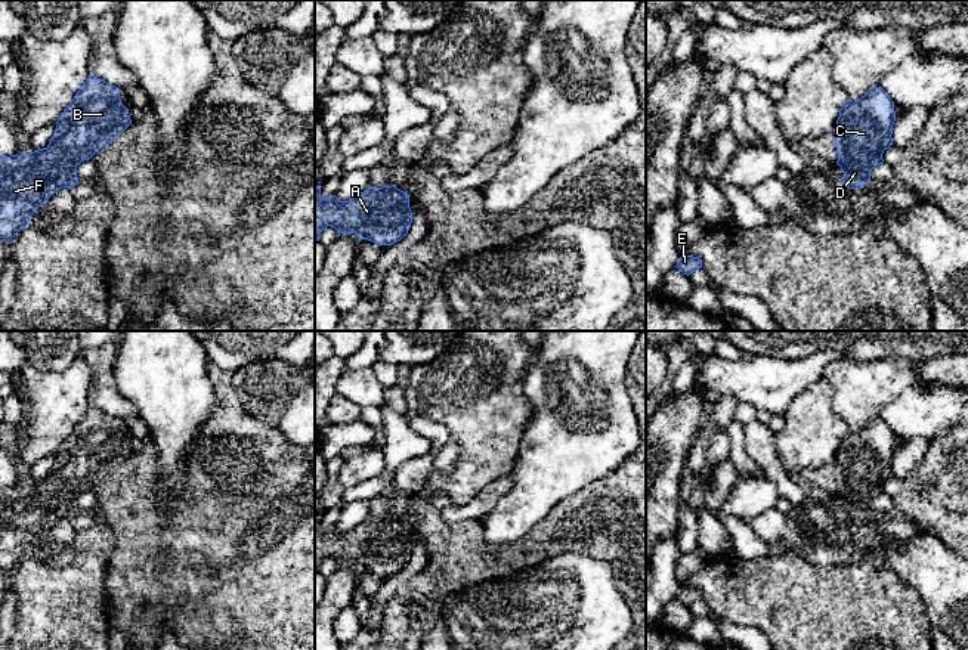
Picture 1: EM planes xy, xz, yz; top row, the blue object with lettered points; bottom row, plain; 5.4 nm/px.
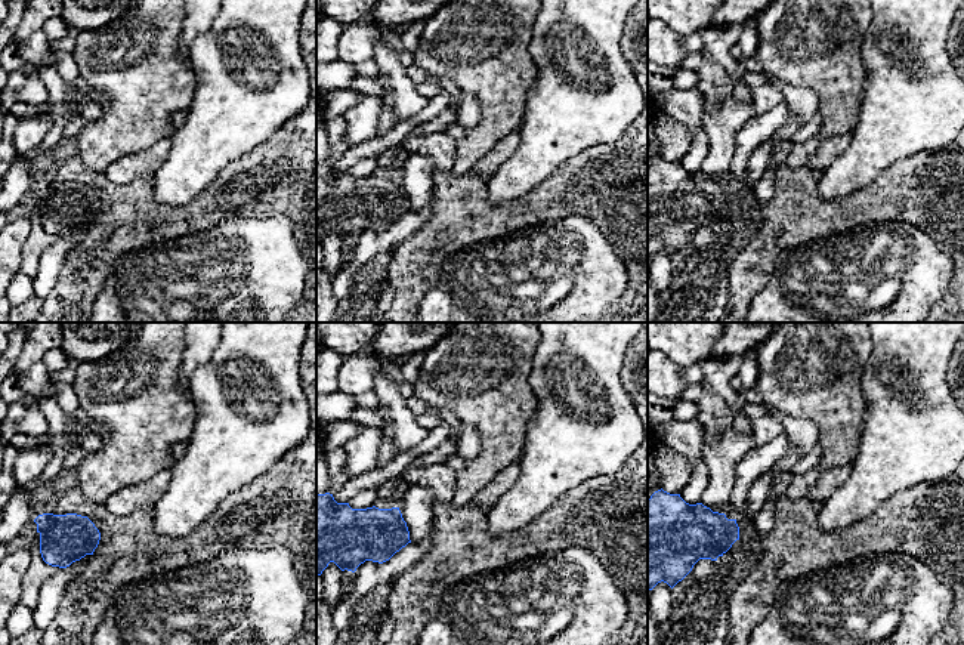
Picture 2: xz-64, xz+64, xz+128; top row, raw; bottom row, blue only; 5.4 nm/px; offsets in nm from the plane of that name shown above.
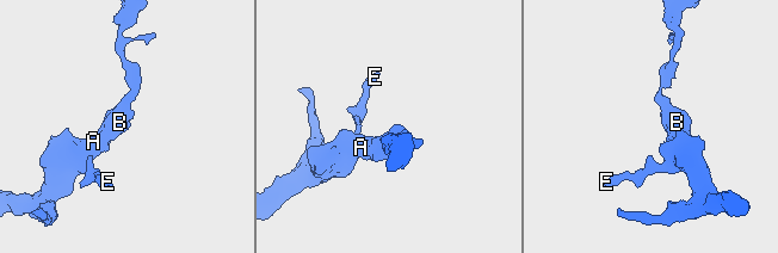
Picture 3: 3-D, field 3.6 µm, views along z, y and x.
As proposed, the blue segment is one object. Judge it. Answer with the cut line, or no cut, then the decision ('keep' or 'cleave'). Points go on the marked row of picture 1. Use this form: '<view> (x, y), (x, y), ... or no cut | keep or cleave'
no cut | keep

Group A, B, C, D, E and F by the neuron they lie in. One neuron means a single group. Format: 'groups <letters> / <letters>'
groups A B C D E F

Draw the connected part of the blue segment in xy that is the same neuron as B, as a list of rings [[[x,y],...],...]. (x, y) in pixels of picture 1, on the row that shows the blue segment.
[[[89,75],[56,124],[46,148],[25,155],[0,155],[0,238],[6,242],[28,225],[35,210],[56,191],[72,189],[78,183],[77,165],[121,134],[132,120],[121,103],[120,89]]]

